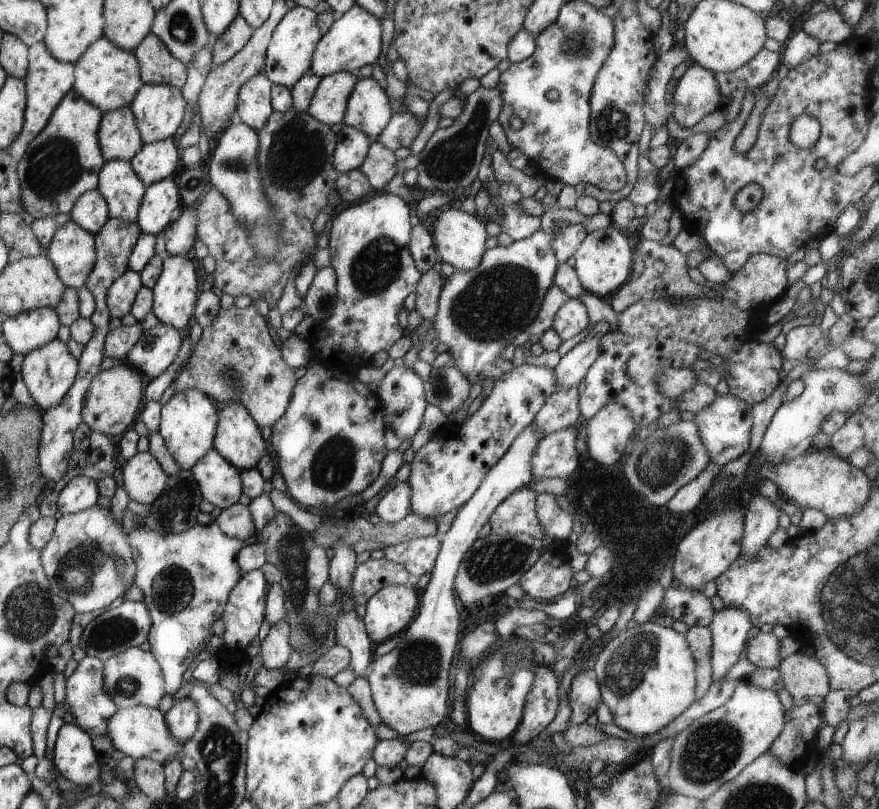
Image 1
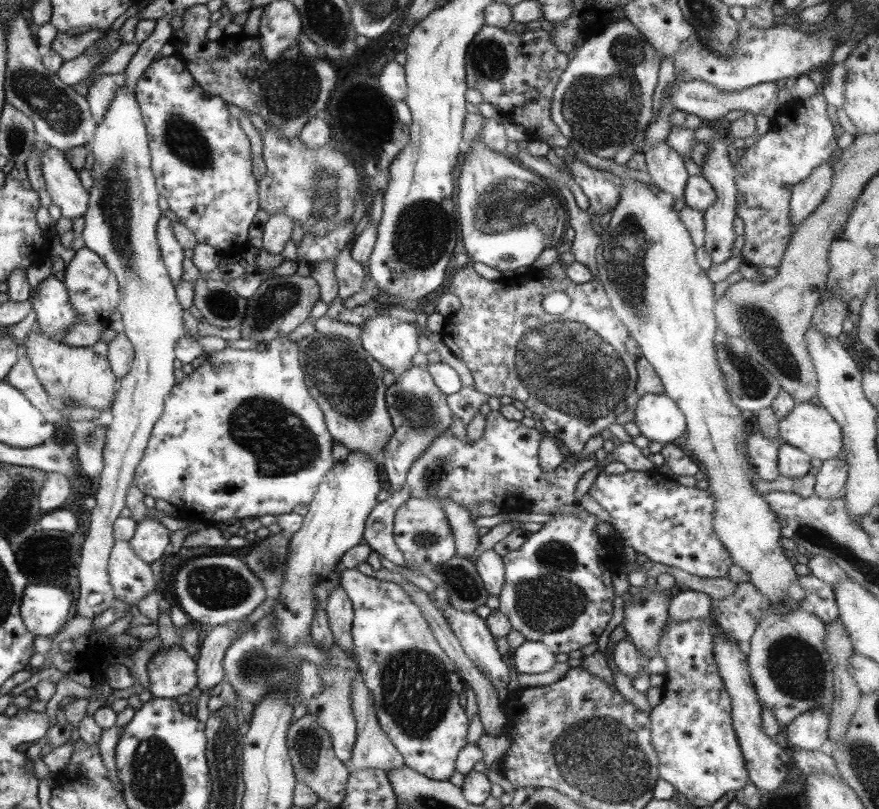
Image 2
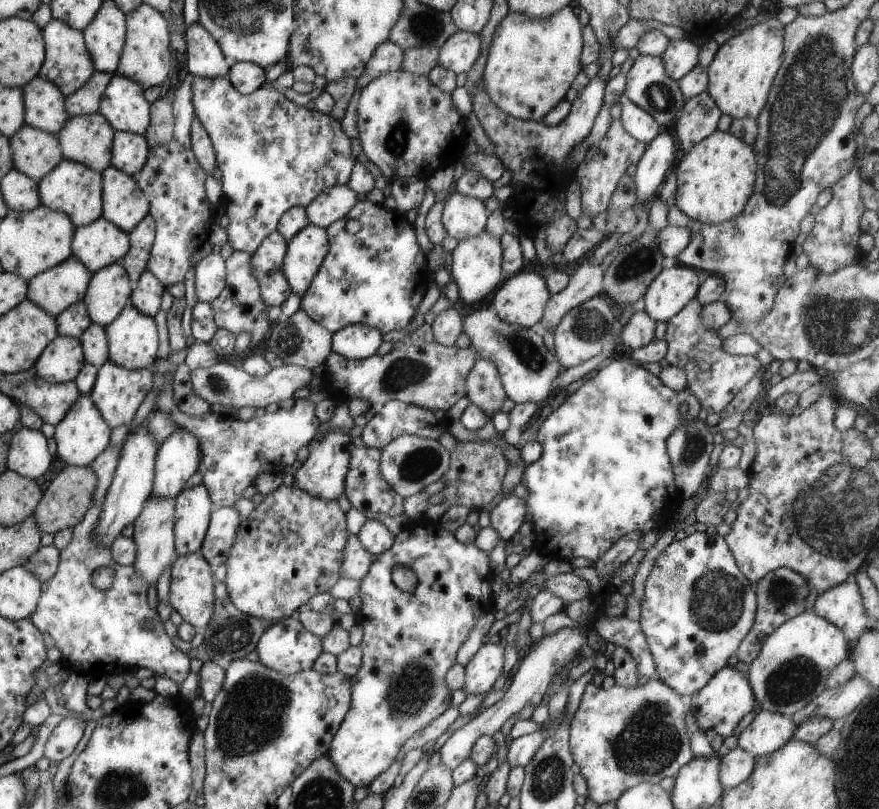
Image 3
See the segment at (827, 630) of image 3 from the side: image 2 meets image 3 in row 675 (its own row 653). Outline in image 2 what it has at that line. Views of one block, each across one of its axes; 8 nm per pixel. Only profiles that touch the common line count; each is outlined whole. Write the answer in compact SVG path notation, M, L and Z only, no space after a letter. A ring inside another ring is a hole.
M623 166L625 173L621 176L621 186L619 186L619 200L615 204L615 208L611 211L611 218L609 219L607 228L600 234L600 244L597 245L595 249L595 260L596 260L596 277L595 280L601 284L604 289L605 295L607 296L608 302L610 303L611 309L615 314L615 317L625 325L625 329L629 332L631 338L635 340L637 346L641 350L641 357L645 358L647 362L655 370L655 374L660 378L661 384L663 384L663 393L667 395L675 404L679 411L683 414L685 423L687 437L685 437L685 449L687 453L693 458L695 462L699 464L701 468L700 476L707 480L706 490L713 497L713 521L711 521L711 526L715 532L715 536L719 538L721 544L725 546L725 550L728 552L728 556L731 558L732 565L737 566L743 573L749 574L749 582L760 593L763 594L766 602L764 603L763 617L761 618L759 624L755 627L753 634L750 636L749 643L745 646L746 651L746 663L748 666L748 671L750 672L750 680L755 689L755 695L757 695L757 701L759 701L759 706L761 708L765 707L773 713L773 717L777 719L777 724L779 726L785 726L788 722L792 721L792 718L799 716L801 712L807 712L807 710L815 710L815 708L821 708L825 710L827 714L830 714L831 710L831 700L833 700L833 673L832 664L829 661L829 655L825 651L825 645L823 645L823 638L825 638L825 623L821 622L819 618L815 617L811 610L806 609L794 609L789 610L785 613L775 613L769 608L772 604L771 599L773 598L777 603L783 602L785 598L791 598L791 595L787 593L787 588L791 584L796 584L797 574L793 569L793 564L788 562L789 553L781 547L779 542L779 521L775 516L775 513L767 505L767 501L763 499L763 495L757 493L751 485L751 477L747 475L747 461L743 457L743 445L745 445L746 439L748 438L749 422L744 421L741 417L741 411L739 411L731 401L729 401L729 395L727 395L727 389L723 385L723 377L721 377L721 369L717 365L717 360L715 357L715 346L714 346L714 335L715 335L715 318L713 313L714 305L716 304L713 300L714 296L714 284L712 284L707 276L706 272L699 269L697 266L695 258L696 246L693 245L690 239L689 233L681 220L679 220L678 206L666 206L661 203L657 196L657 190L652 189L645 183L639 182L632 178L627 178L626 173L627 168Z

